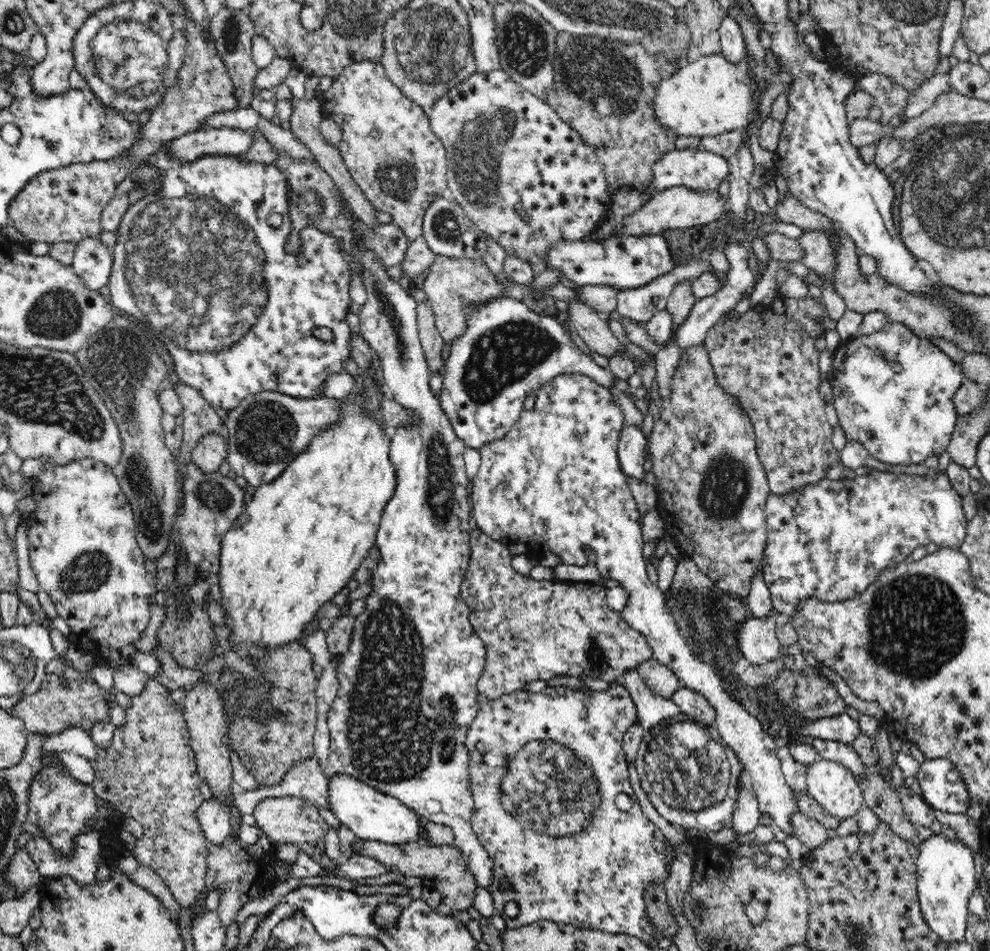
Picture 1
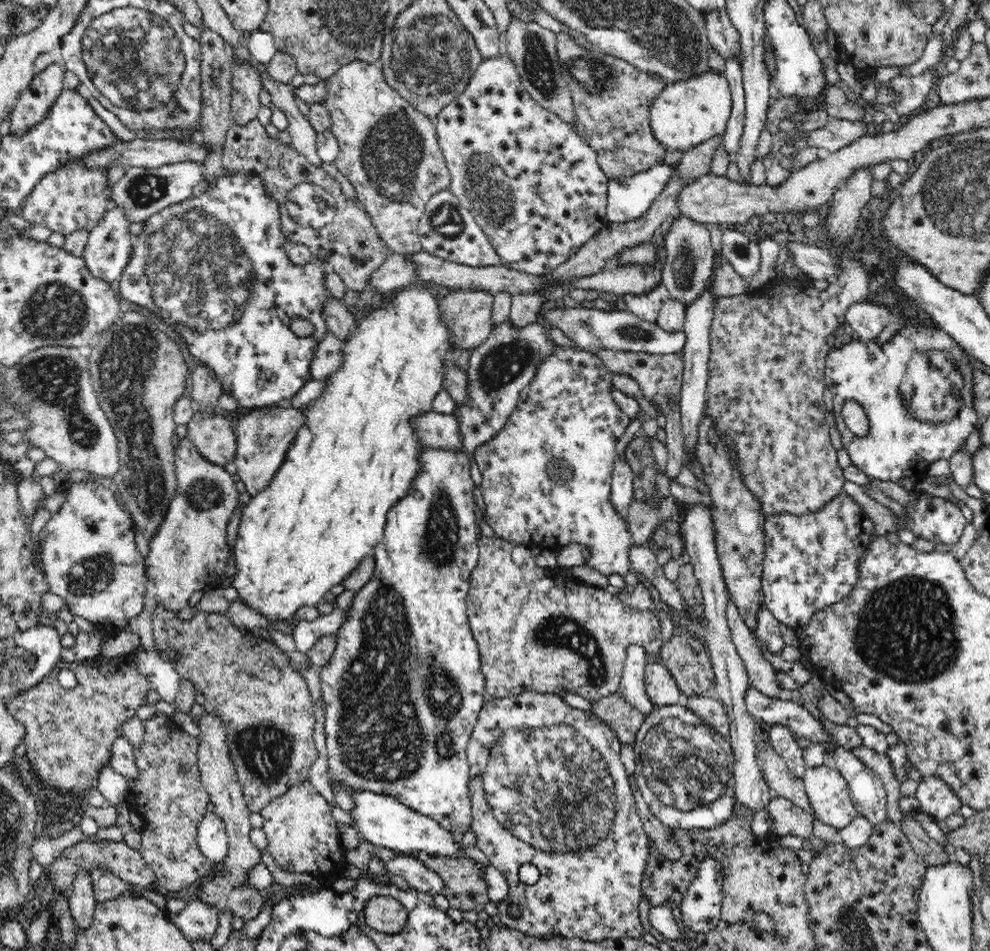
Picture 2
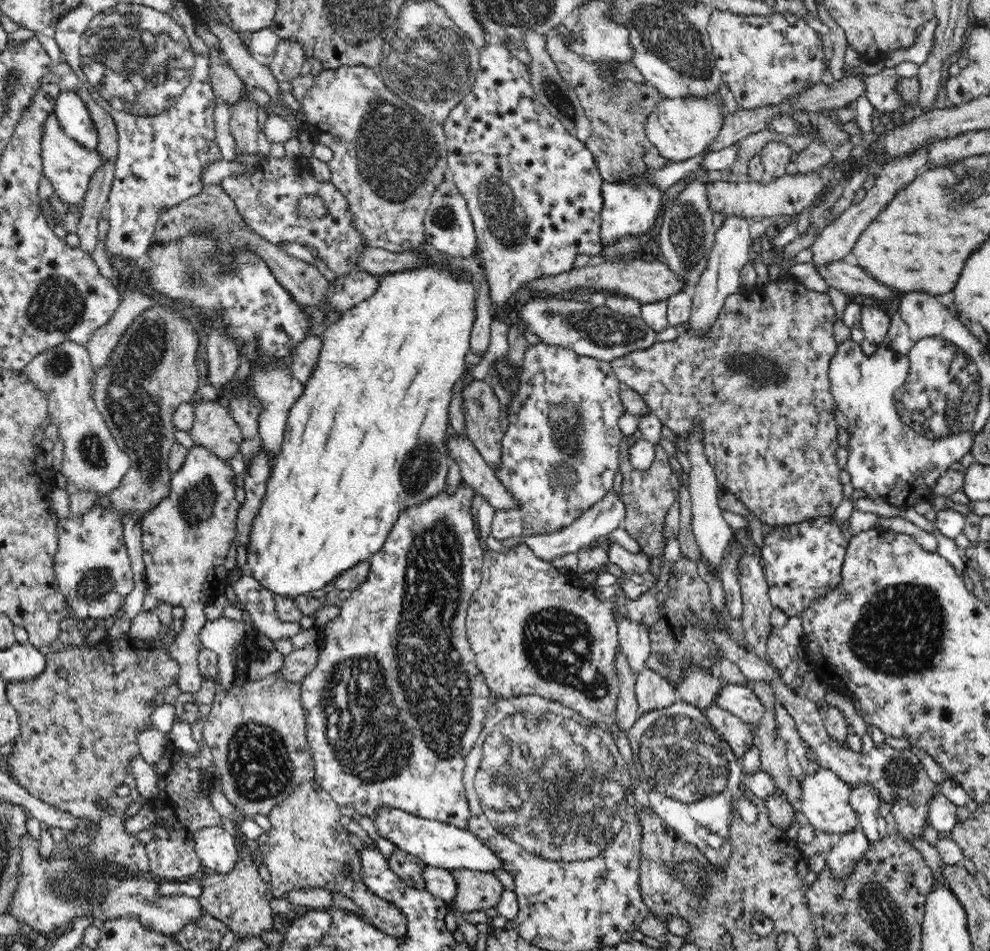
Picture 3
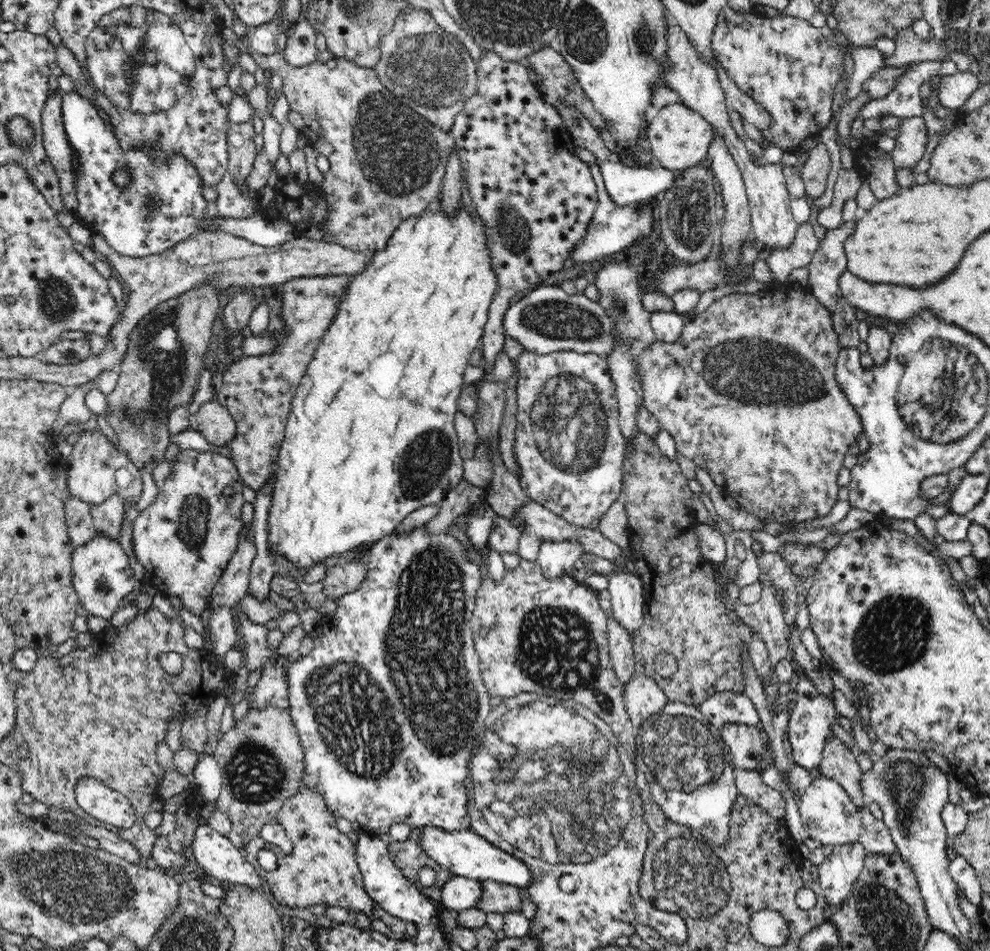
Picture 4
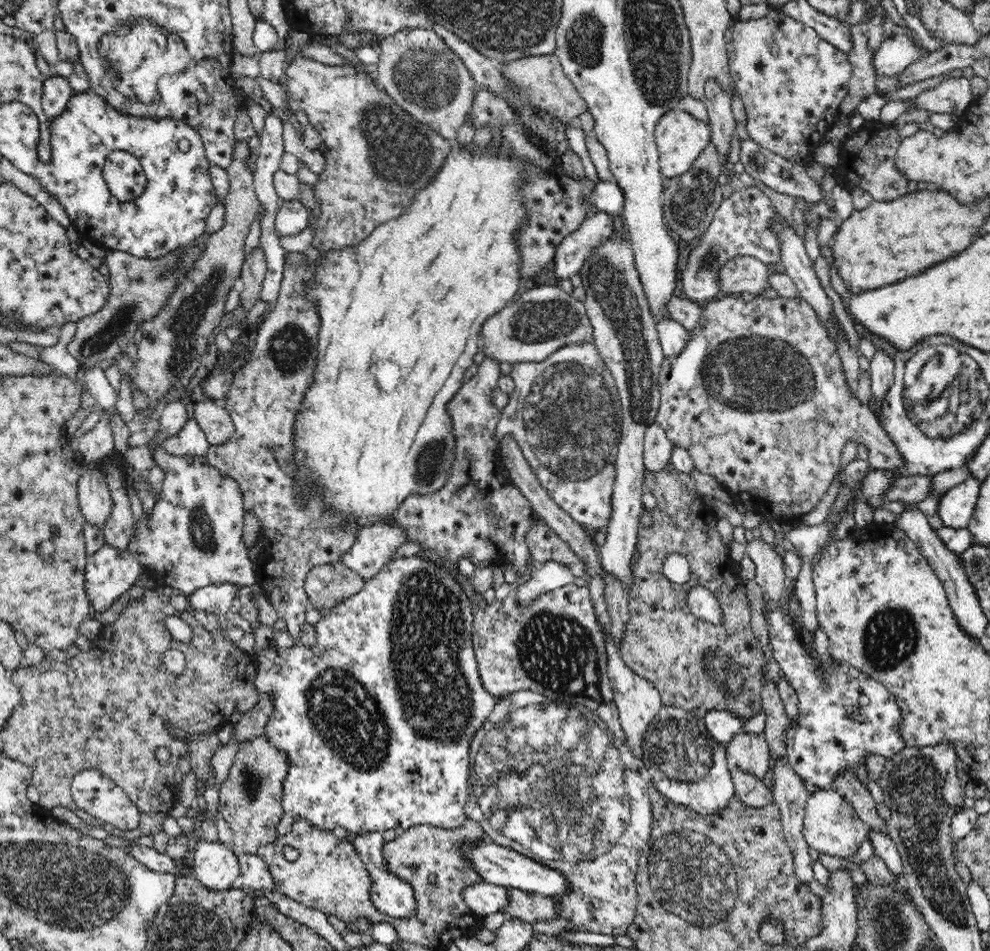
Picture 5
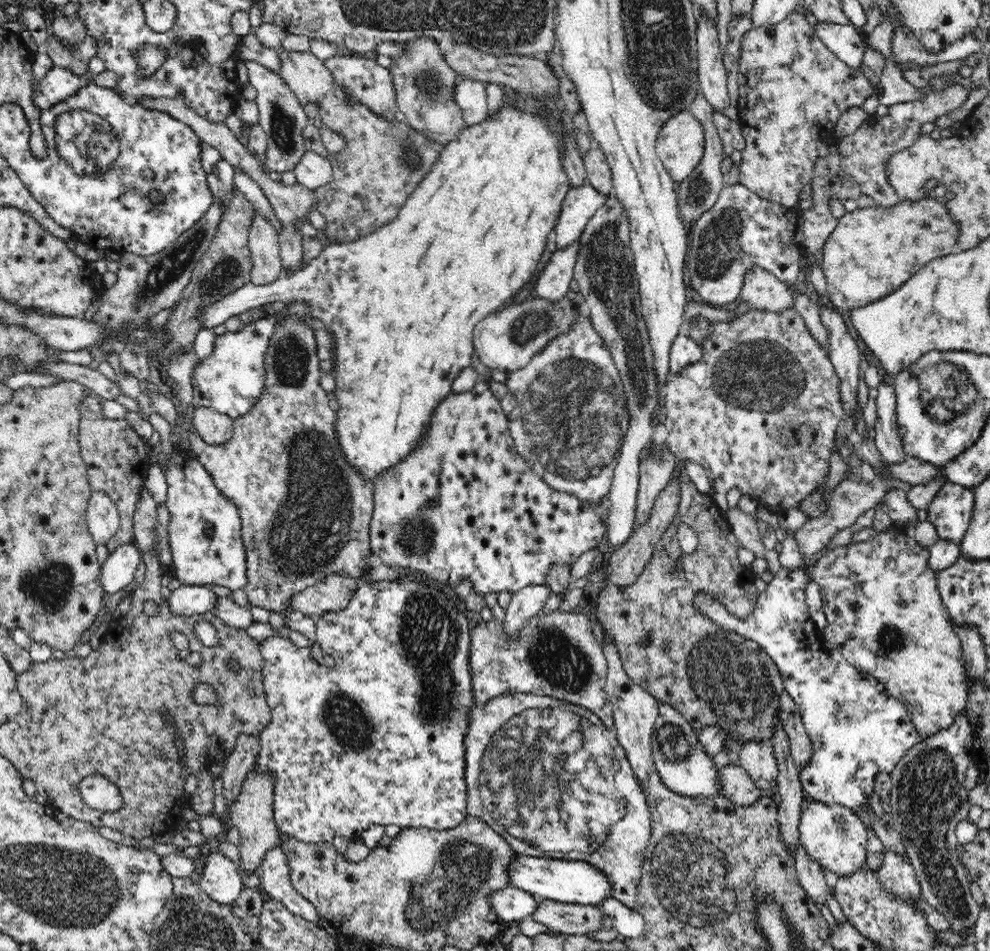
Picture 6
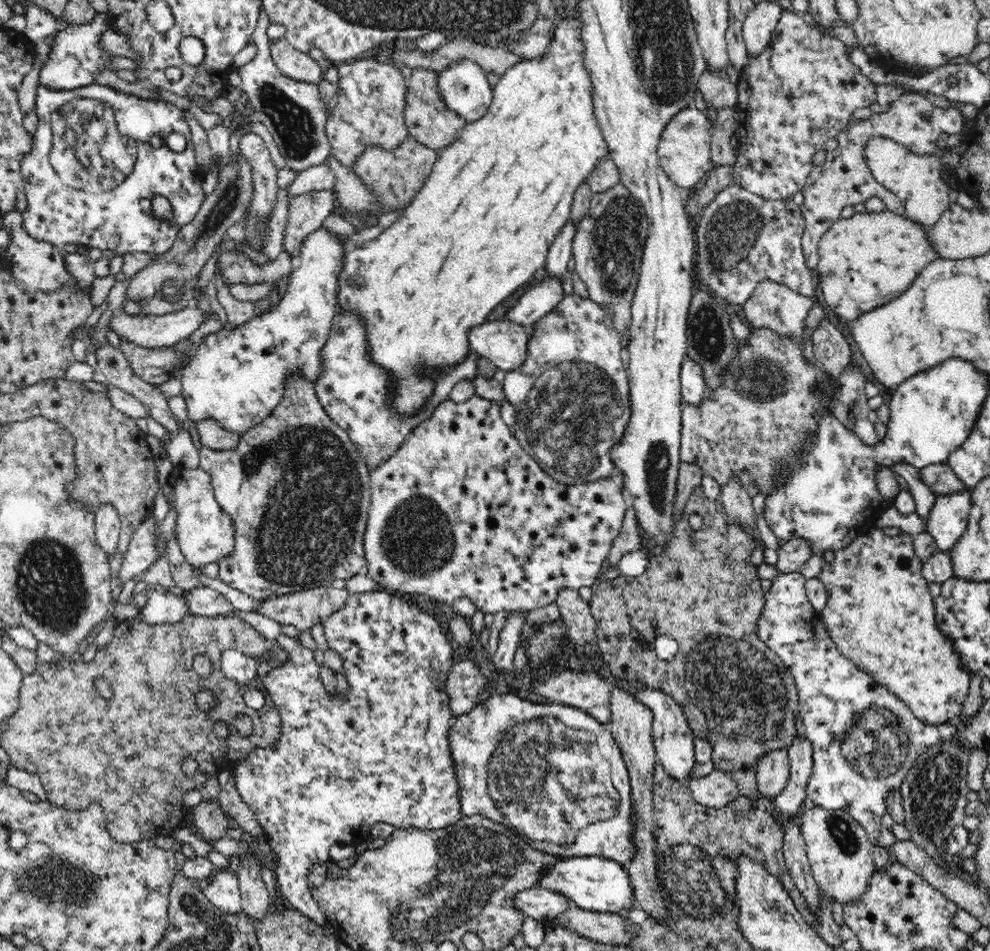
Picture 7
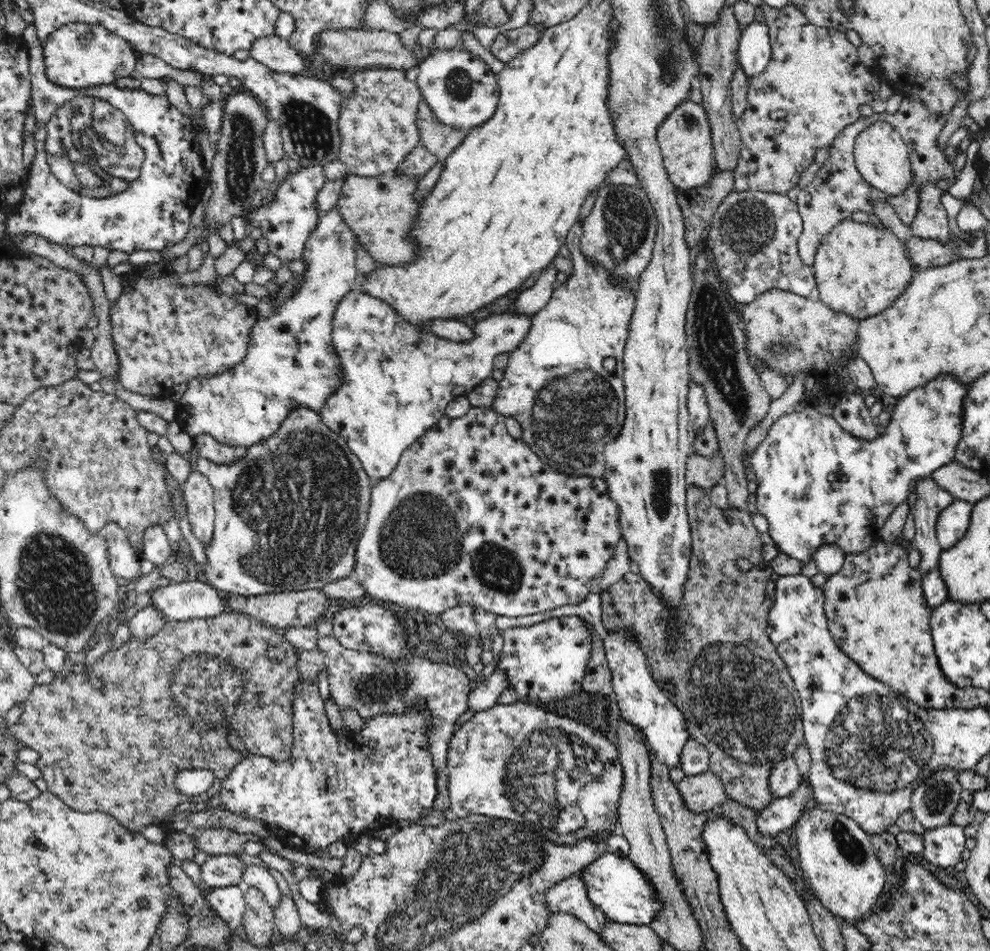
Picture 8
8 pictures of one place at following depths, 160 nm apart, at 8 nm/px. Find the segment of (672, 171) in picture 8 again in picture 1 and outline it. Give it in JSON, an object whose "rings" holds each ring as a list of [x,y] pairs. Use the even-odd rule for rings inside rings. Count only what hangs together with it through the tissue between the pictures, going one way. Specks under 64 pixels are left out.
{"rings":[[[722,54],[697,55],[694,62],[679,68],[672,77],[660,82],[654,98],[654,113],[661,126],[670,130],[676,137],[702,139],[706,136],[718,136],[726,132],[744,130],[751,121],[755,120],[757,113],[755,102],[753,102],[754,92],[751,65],[746,57],[738,66],[735,66],[723,58]]]}

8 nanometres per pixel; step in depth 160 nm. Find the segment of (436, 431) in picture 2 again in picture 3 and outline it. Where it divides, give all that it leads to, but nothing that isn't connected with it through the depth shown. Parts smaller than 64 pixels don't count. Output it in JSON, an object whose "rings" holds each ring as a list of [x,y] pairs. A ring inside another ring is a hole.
{"rings":[[[449,436],[447,447],[461,470],[463,482],[480,494],[494,510],[521,509],[521,502],[498,480],[494,469],[486,464],[470,439]]]}

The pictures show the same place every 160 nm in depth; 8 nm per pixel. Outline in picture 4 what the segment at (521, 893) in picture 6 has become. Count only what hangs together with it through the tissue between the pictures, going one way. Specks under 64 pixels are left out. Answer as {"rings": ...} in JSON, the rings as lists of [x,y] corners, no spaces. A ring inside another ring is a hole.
{"rings":[[[456,875],[441,888],[441,902],[448,909],[460,911],[478,908],[479,900],[483,899],[481,881]]]}

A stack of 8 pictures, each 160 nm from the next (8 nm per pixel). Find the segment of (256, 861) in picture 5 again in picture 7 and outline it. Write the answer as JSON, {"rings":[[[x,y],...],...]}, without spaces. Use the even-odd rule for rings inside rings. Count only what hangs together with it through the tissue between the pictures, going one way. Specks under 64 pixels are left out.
{"rings":[[[376,589],[374,591],[370,591],[364,594],[353,594],[349,595],[346,604],[344,604],[344,607],[340,608],[337,612],[334,612],[326,621],[323,622],[324,625],[324,634],[325,638],[328,642],[329,648],[333,648],[339,656],[342,657],[344,669],[346,669],[346,680],[348,681],[348,684],[350,685],[349,694],[348,694],[348,700],[342,701],[341,699],[336,697],[332,697],[332,695],[326,693],[326,689],[323,686],[323,683],[321,682],[321,677],[319,674],[319,666],[314,661],[314,654],[312,651],[308,648],[302,647],[300,645],[300,641],[294,637],[290,637],[287,635],[284,635],[284,633],[281,633],[277,637],[278,644],[285,650],[286,654],[286,660],[283,663],[280,668],[276,668],[262,680],[262,686],[267,690],[267,696],[272,698],[274,701],[274,704],[278,707],[280,716],[281,716],[281,737],[279,738],[279,741],[273,746],[268,747],[266,749],[254,749],[246,758],[240,761],[234,762],[234,764],[230,767],[232,769],[232,776],[234,777],[234,786],[236,787],[236,791],[240,793],[240,796],[242,799],[244,799],[244,802],[248,804],[248,806],[251,808],[252,812],[254,812],[254,815],[256,816],[256,819],[258,819],[259,825],[263,828],[263,832],[268,838],[268,843],[271,846],[271,848],[274,849],[274,852],[278,854],[278,858],[280,858],[279,865],[274,868],[276,870],[276,876],[277,876],[277,886],[279,887],[279,891],[283,896],[285,897],[285,900],[289,907],[291,907],[293,910],[299,911],[304,916],[309,917],[311,920],[313,920],[315,923],[317,922],[321,927],[326,924],[326,917],[324,917],[324,913],[319,909],[318,903],[314,900],[314,897],[312,896],[312,892],[310,890],[310,887],[308,886],[308,875],[310,872],[310,869],[314,865],[319,865],[320,863],[325,863],[326,861],[330,860],[328,856],[328,851],[330,850],[331,846],[334,846],[334,844],[360,844],[364,840],[370,839],[370,829],[372,826],[374,826],[376,823],[383,822],[386,824],[392,824],[392,826],[395,826],[396,829],[405,829],[408,827],[418,827],[421,829],[430,829],[430,830],[438,830],[442,827],[448,826],[450,824],[454,824],[458,822],[458,820],[461,820],[463,818],[463,813],[461,812],[460,803],[458,803],[458,785],[456,785],[456,773],[454,773],[454,761],[452,761],[452,757],[450,757],[450,747],[449,747],[449,740],[448,740],[448,728],[452,720],[454,719],[454,716],[452,716],[452,713],[450,713],[450,707],[448,707],[448,697],[446,697],[446,693],[442,691],[445,686],[445,681],[447,678],[447,675],[449,674],[449,671],[453,668],[454,661],[452,659],[452,645],[450,642],[448,642],[448,638],[444,636],[444,632],[442,632],[442,628],[440,628],[440,624],[436,621],[436,618],[434,616],[430,616],[430,614],[426,614],[426,612],[423,612],[425,610],[425,607],[423,607],[422,602],[421,606],[417,607],[412,606],[412,604],[409,604],[410,598],[402,596],[402,595],[395,595],[390,594],[386,590]]]}

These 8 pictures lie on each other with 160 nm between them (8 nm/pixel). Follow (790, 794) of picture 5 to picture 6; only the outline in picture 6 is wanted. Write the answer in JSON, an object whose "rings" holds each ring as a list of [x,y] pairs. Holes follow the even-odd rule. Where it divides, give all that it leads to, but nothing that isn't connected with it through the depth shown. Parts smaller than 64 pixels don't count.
{"rings":[[[801,844],[795,850],[795,869],[800,884],[814,904],[820,910],[823,906],[827,907],[826,898],[828,898],[829,889],[822,867],[808,857],[806,849]]]}

